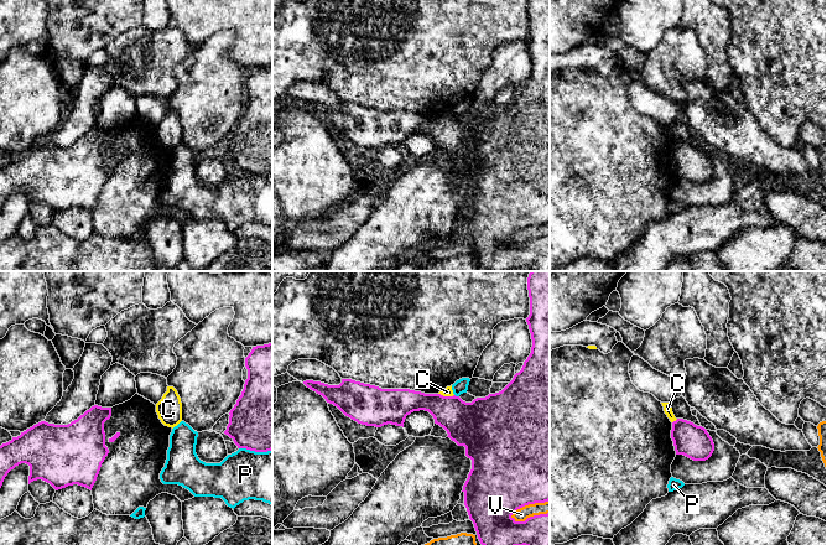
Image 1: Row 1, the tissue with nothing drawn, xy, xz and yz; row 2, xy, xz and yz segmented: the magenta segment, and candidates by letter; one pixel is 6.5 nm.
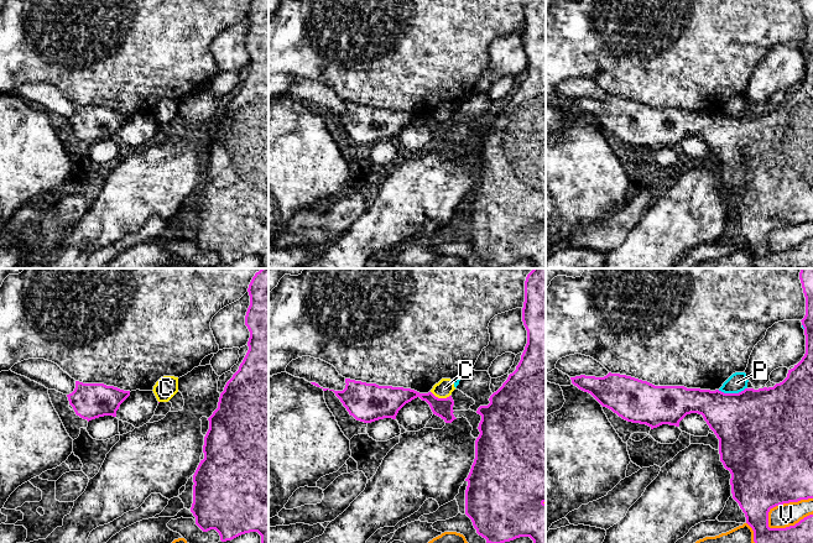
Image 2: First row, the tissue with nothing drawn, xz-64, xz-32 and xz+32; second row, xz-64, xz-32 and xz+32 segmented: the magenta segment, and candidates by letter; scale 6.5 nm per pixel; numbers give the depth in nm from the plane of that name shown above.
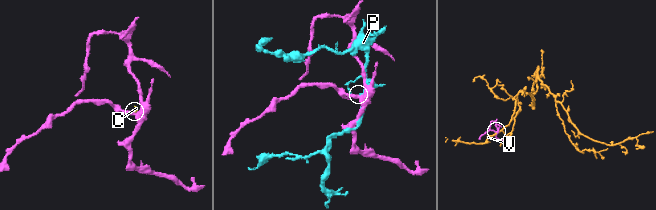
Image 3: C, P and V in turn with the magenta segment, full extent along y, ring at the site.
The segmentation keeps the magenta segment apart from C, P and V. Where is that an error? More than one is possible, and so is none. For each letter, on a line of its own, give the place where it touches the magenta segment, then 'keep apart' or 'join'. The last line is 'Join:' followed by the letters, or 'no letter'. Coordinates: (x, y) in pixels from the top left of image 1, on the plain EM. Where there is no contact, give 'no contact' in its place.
C: meets magenta in xz at (446, 119); keep apart
P: meets magenta in xy at (255, 174); keep apart
V: meets magenta in xz at (529, 226); keep apart
Join: no letter

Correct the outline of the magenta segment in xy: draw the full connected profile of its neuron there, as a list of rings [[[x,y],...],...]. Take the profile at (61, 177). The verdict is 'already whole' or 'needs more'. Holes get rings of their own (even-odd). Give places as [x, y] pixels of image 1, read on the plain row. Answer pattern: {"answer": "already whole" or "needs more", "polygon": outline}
{"answer": "already whole", "polygon": [[[92,129],[68,147],[41,144],[20,159],[0,168],[0,211],[7,196],[21,186],[30,188],[28,207],[42,202],[56,213],[78,207],[92,213],[102,186],[109,176],[105,168],[104,145],[111,139],[111,130]]]}

